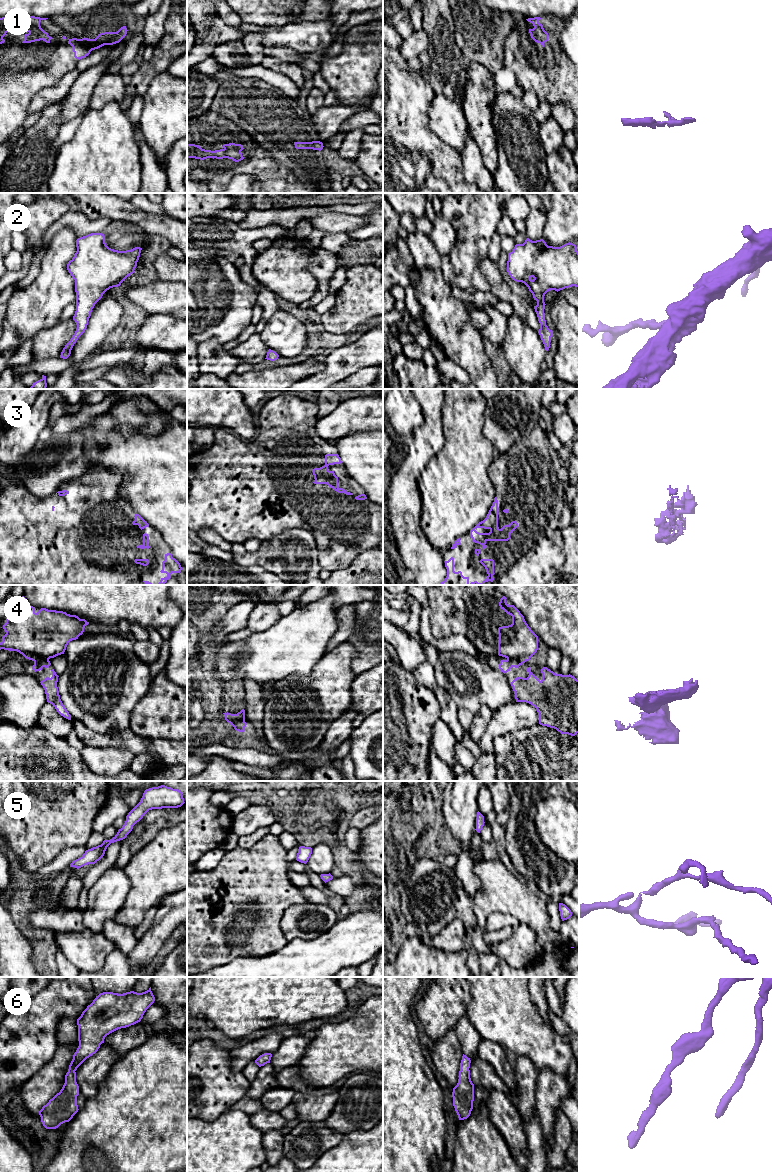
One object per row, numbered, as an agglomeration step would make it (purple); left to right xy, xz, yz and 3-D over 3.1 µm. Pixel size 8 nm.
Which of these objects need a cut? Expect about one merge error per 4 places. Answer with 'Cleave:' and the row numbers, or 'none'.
Cleave: 4

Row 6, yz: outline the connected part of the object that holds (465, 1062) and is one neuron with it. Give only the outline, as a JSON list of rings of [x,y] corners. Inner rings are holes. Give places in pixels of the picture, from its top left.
[[[463,1054],[460,1063],[458,1083],[452,1092],[453,1106],[459,1120],[467,1119],[473,1109],[474,1084],[470,1078],[470,1063],[470,1058]]]

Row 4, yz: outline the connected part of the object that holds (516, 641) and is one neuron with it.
[[[503,596],[499,606],[512,616],[512,624],[498,628],[498,655],[509,660],[529,661],[538,650],[538,636],[528,626],[520,611],[514,605],[508,605],[506,599]]]

